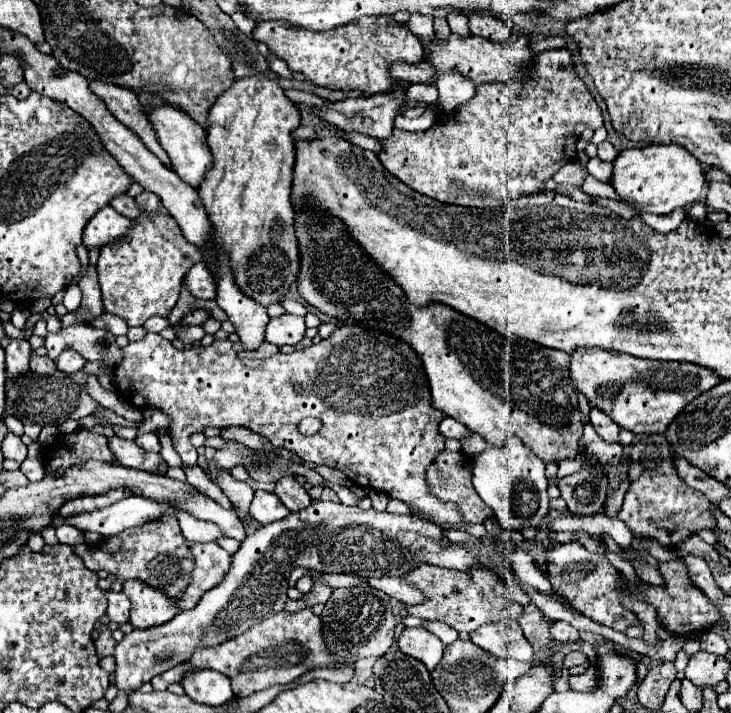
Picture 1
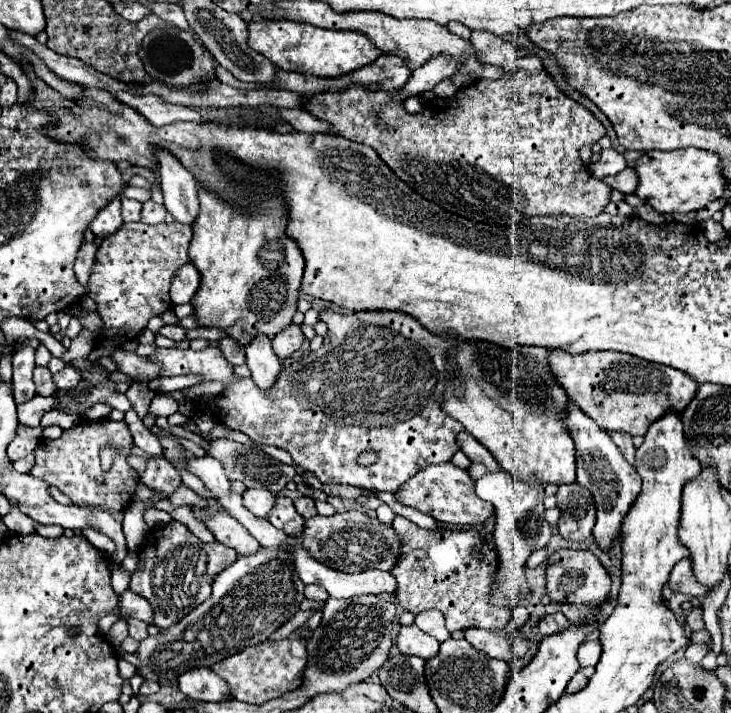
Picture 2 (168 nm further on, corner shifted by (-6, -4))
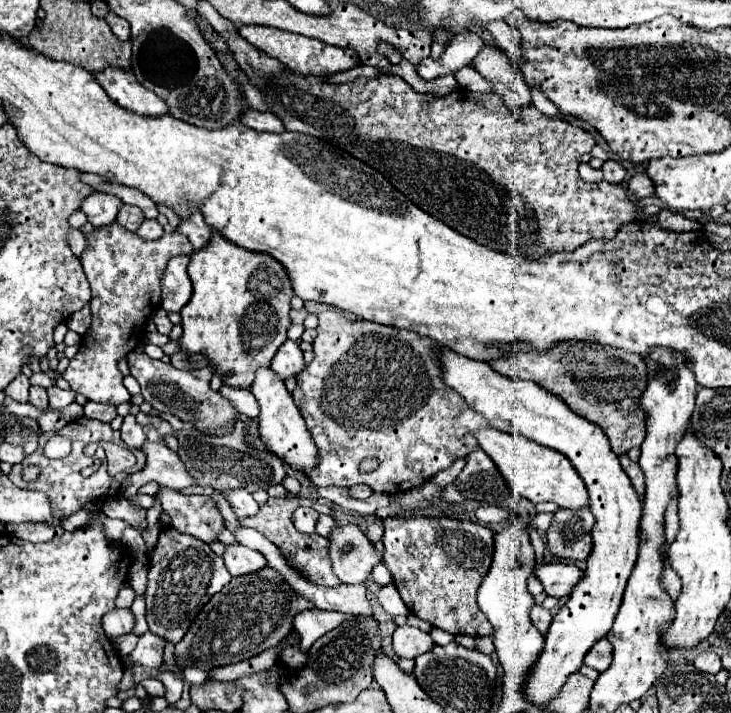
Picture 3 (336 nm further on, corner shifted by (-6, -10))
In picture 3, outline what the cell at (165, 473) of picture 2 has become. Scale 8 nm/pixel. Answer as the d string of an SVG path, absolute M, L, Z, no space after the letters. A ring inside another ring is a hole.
M161 487L159 499L163 511L171 517L171 527L179 533L193 535L203 543L219 541L219 533L225 529L223 515L217 503L207 495L181 495L179 491L167 491Z

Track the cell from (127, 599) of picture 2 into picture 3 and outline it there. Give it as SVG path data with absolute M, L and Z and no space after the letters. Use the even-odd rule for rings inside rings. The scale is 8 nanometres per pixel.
M113 609L103 617L103 629L111 639L131 633L133 627L135 627L135 619L129 609Z

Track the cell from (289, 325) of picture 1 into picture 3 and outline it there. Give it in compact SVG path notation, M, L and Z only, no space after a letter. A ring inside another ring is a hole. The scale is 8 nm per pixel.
M285 341L277 355L273 357L273 363L271 363L271 369L275 369L275 373L285 381L289 377L295 377L299 375L303 369L305 369L305 359L303 359L303 353L299 349L299 343L297 341Z

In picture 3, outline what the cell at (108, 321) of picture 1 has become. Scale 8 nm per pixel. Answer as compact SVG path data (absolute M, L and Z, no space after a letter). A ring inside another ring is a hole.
M83 307L71 319L67 319L67 327L79 335L85 335L89 325L91 325L91 309L89 307Z

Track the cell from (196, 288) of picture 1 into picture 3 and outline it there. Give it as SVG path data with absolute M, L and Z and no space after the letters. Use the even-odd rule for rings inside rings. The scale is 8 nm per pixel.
M179 255L167 263L167 269L161 279L161 309L165 309L167 313L181 311L183 305L191 299L193 287L187 275L189 261L189 255Z

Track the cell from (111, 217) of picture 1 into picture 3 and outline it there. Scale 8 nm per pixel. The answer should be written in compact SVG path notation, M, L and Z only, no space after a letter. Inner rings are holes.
M93 191L91 195L87 195L81 201L81 211L87 215L87 221L93 227L113 223L119 213L119 207L121 207L119 197L115 197L111 193L99 193L99 191Z

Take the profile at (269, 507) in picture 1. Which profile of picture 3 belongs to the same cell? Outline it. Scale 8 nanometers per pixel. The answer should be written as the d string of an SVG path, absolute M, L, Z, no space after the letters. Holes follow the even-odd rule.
M229 489L229 491L223 491L223 497L229 501L233 513L241 519L241 517L249 517L249 515L255 515L257 511L257 501L253 499L253 495L245 489Z

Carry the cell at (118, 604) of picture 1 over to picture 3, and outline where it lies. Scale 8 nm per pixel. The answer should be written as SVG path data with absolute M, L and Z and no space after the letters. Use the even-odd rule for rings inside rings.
M147 631L145 635L139 637L139 643L129 657L133 659L135 665L157 669L163 665L163 647L165 647L165 639Z

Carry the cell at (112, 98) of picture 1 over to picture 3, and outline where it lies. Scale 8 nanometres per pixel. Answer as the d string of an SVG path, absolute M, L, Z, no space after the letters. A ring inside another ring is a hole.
M193 209L191 217L187 221L181 221L181 225L179 225L177 231L189 237L189 241L193 245L193 251L203 249L211 241L211 235L213 235L211 227L205 223L203 215L197 209Z

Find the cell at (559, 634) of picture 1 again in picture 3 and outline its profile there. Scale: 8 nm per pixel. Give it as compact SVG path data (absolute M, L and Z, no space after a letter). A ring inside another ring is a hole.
M533 605L531 607L531 611L529 611L529 617L531 617L531 621L533 621L533 625L545 635L547 633L547 627L549 627L549 623L551 623L551 611L547 611L547 609L543 609L541 605Z

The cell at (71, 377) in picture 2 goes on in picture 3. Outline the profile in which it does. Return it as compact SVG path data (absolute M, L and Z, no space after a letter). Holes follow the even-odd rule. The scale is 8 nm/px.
M57 385L49 387L47 393L49 393L49 407L53 407L53 409L63 409L69 403L73 403L73 399L75 399L75 391L63 391Z

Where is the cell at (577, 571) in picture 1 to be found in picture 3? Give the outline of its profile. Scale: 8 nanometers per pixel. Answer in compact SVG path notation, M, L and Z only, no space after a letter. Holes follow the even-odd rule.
M543 561L541 565L535 565L533 575L543 583L547 595L563 599L573 591L573 587L579 581L579 575L583 575L583 571L575 563Z

